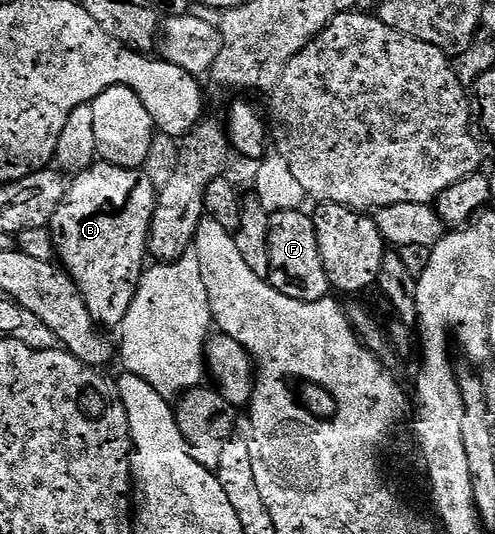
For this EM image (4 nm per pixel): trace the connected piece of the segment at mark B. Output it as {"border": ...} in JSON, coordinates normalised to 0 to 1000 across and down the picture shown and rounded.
{"border":[[[206,300],[194,301],[190,311],[141,335],[131,375],[103,406],[99,429],[103,448],[111,451],[117,489],[156,532],[172,562],[172,577],[180,577],[180,592],[188,592],[192,605],[208,614],[236,614],[248,605],[261,569],[269,569],[273,537],[293,504],[289,483],[299,478],[297,436],[313,395],[317,348],[305,343],[301,328],[289,324],[287,316],[263,318]]]}

